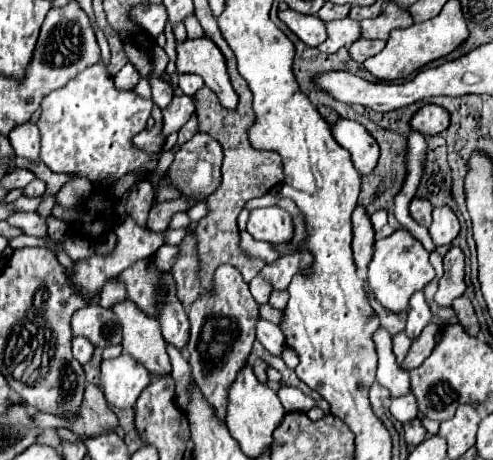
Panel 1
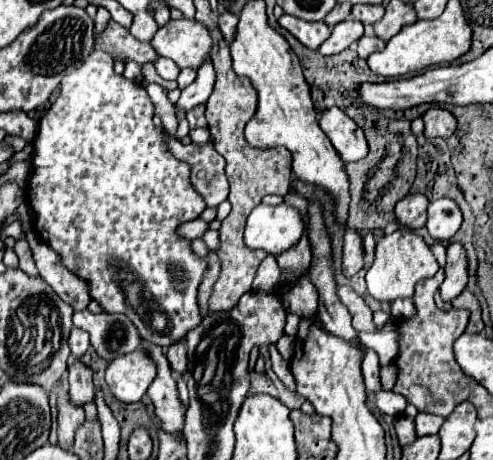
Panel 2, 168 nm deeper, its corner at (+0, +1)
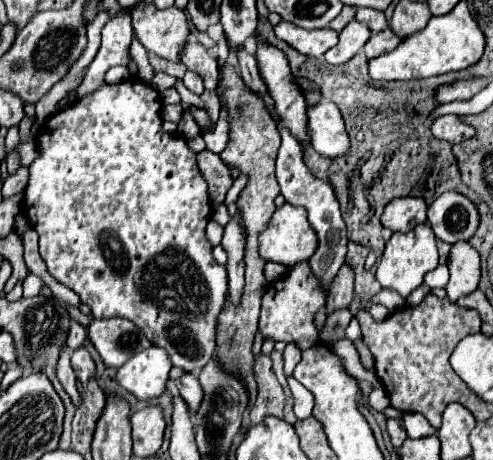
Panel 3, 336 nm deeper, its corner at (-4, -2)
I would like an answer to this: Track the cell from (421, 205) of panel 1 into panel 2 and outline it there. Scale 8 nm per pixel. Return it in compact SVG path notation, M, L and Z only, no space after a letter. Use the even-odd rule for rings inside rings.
M416 193L416 195L406 195L402 201L398 201L394 213L402 225L418 229L426 225L426 207L428 207L428 197Z

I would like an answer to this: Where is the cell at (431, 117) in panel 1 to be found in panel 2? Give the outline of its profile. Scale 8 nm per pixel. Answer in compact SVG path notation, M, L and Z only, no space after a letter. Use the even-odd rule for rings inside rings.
M430 107L424 115L424 135L428 139L432 137L450 137L454 133L454 127L456 127L456 119L450 111L446 109L440 109L440 107Z

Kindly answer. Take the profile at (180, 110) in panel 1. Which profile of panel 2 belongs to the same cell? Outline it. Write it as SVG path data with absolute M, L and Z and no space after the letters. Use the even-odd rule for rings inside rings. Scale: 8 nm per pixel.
M212 63L202 65L202 69L198 69L198 77L192 85L188 85L186 89L182 89L182 95L176 103L176 109L184 109L190 111L200 103L206 103L210 93L212 93L212 85L214 85L214 67Z

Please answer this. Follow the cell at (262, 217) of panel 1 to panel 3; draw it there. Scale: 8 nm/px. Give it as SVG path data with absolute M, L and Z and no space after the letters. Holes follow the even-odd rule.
M292 204L276 208L268 228L260 234L260 256L284 266L308 260L318 248L318 236L312 230L306 210Z

